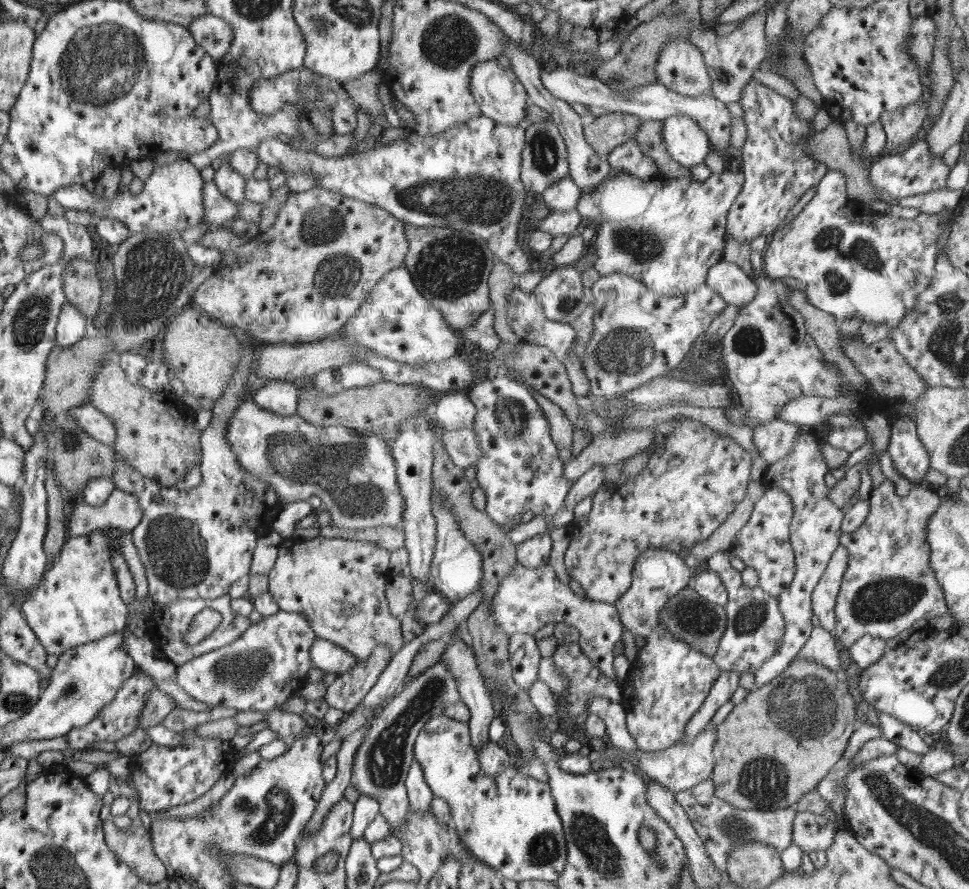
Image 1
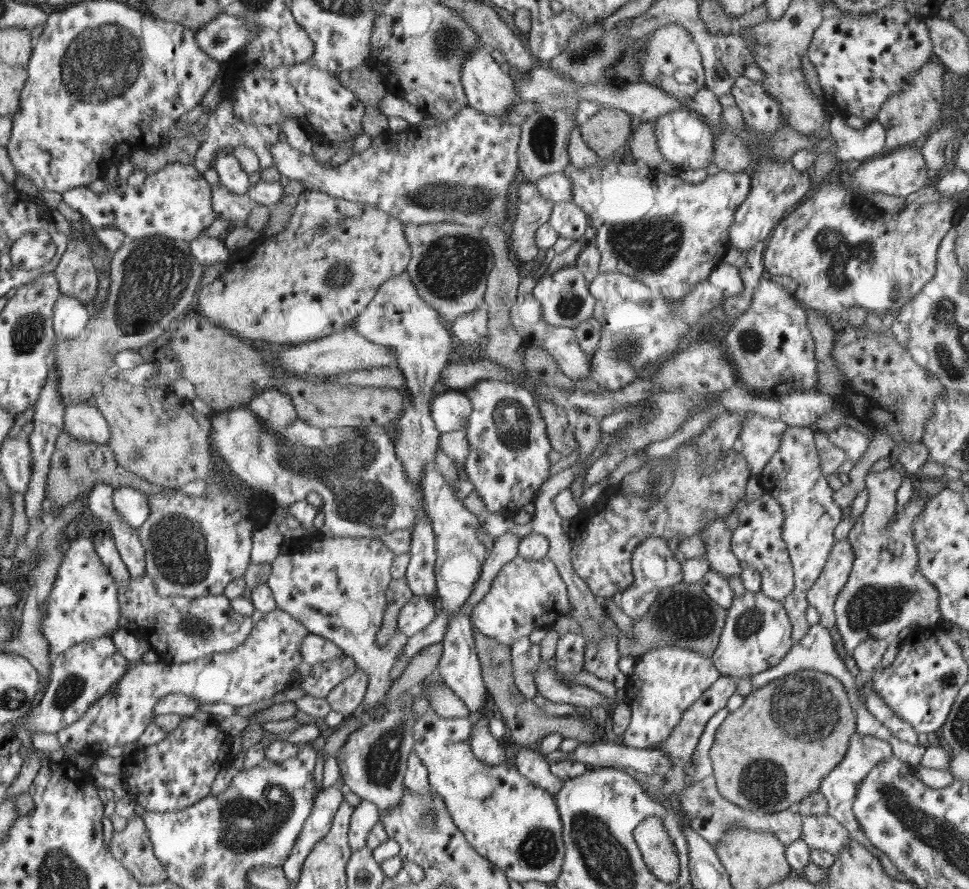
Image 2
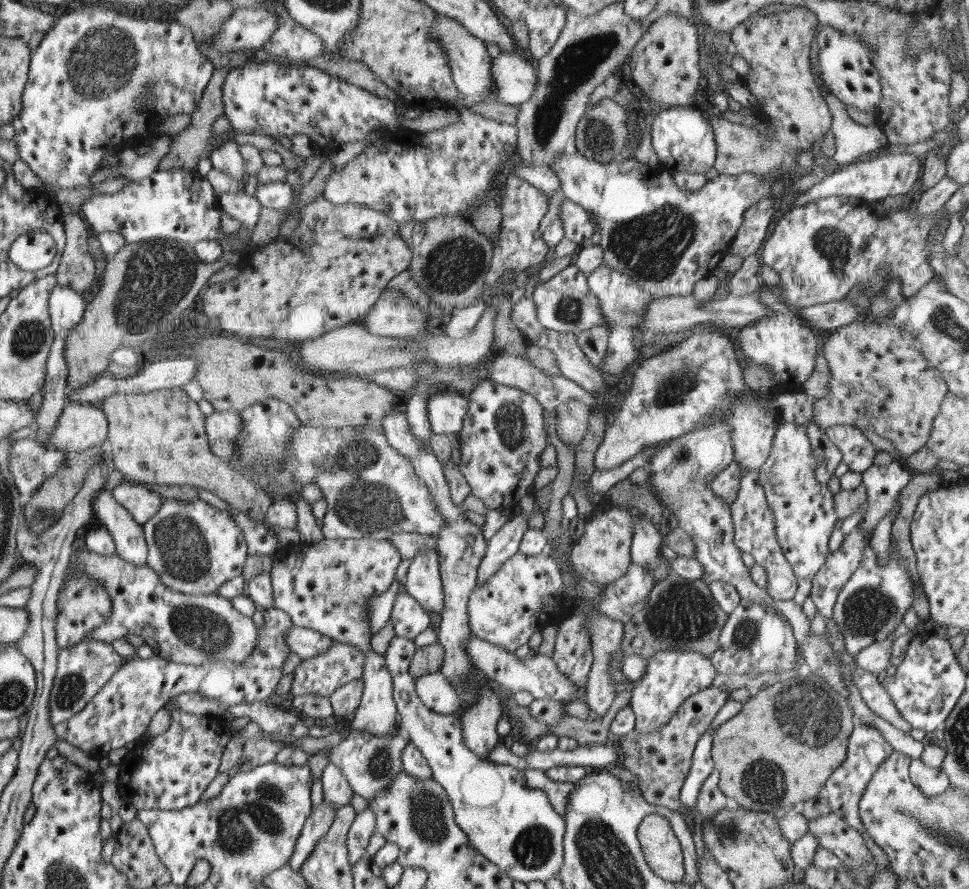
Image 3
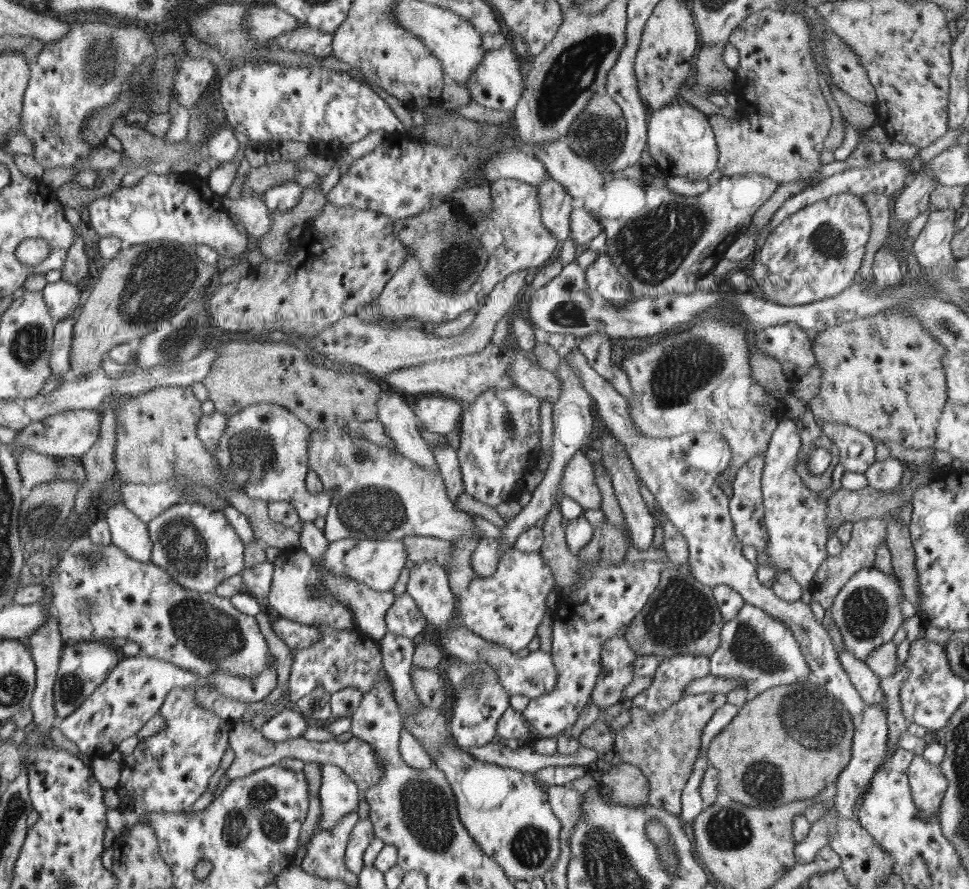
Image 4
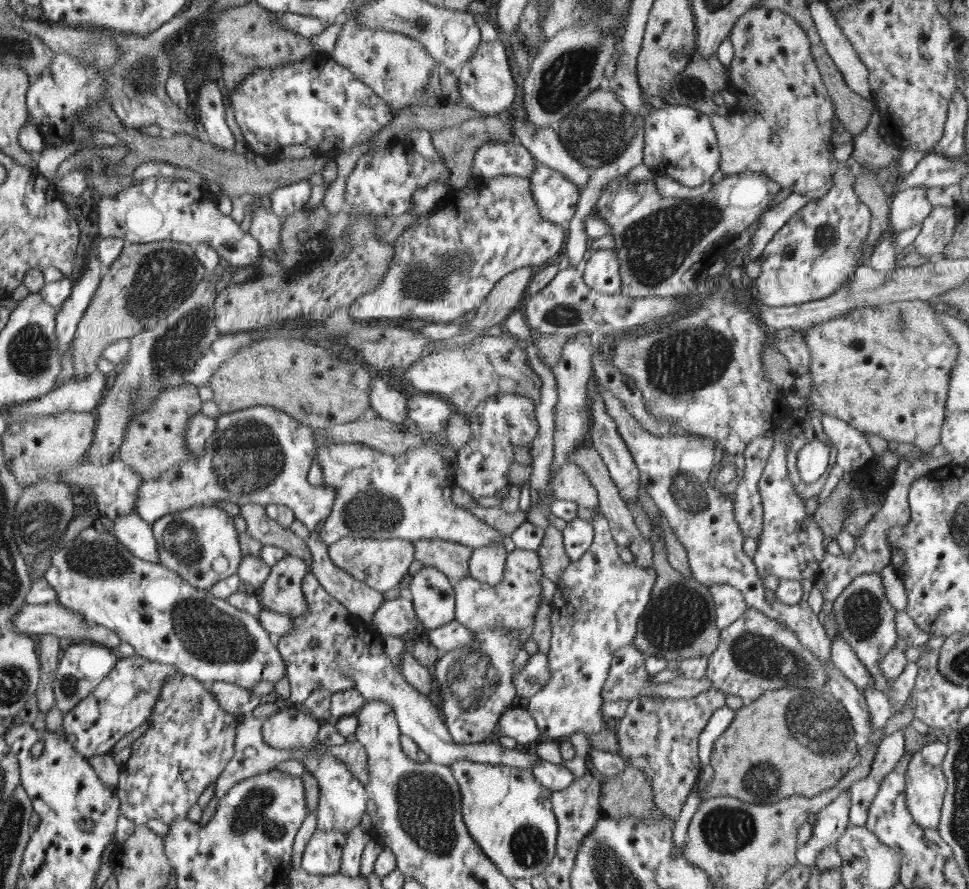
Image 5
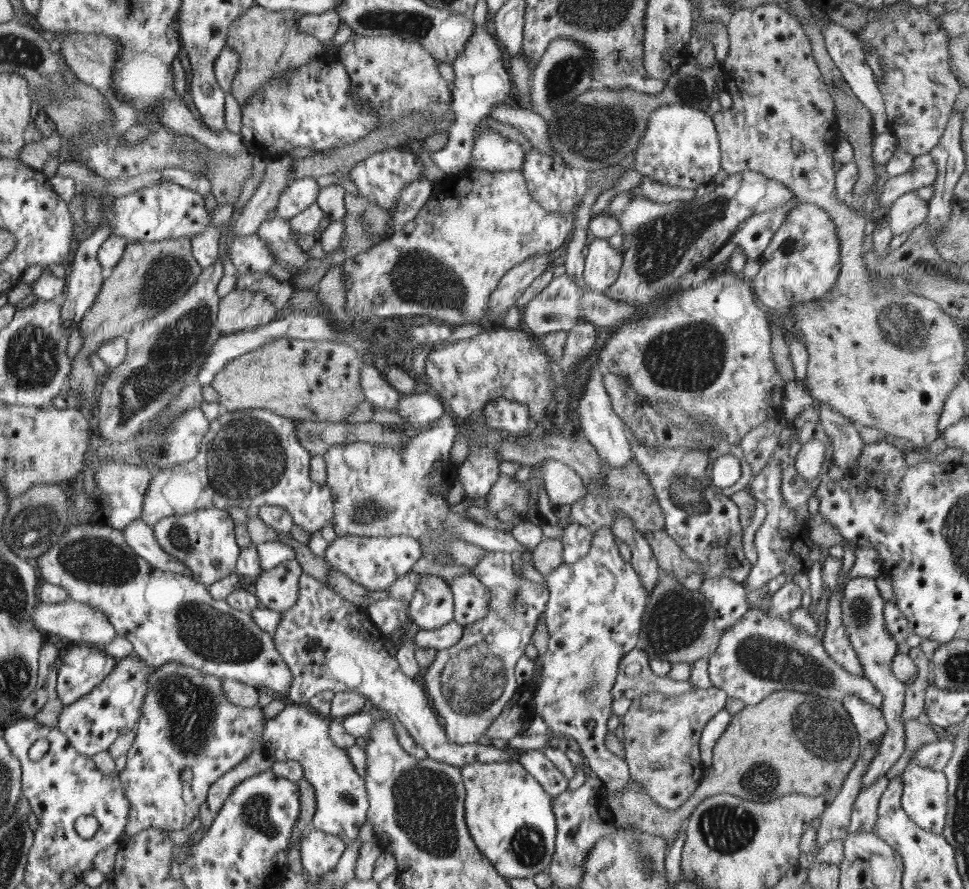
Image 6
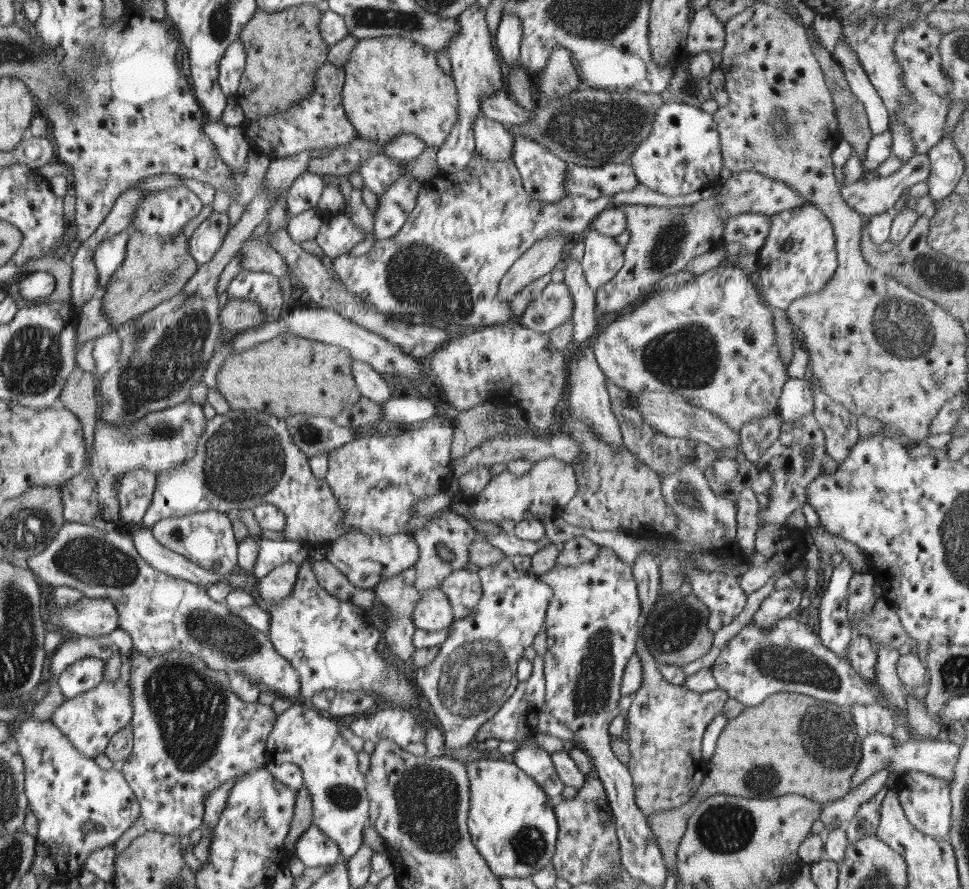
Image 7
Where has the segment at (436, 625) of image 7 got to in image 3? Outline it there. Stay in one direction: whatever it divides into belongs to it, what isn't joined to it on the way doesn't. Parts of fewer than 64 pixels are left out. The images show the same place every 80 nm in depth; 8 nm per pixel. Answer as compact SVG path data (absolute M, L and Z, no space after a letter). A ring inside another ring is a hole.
M432 549L418 551L412 558L404 586L405 592L416 599L428 612L441 616L444 591L437 553Z

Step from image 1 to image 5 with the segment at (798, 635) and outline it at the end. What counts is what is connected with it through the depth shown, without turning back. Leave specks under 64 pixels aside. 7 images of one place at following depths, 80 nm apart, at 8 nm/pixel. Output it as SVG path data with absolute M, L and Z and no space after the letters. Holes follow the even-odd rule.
M784 420L782 426L775 428L774 444L759 480L763 527L753 561L761 579L768 575L799 581L812 579L827 553L824 549L824 535L813 514L807 511L805 498L796 494L789 475L787 456L791 441L790 426L792 420Z

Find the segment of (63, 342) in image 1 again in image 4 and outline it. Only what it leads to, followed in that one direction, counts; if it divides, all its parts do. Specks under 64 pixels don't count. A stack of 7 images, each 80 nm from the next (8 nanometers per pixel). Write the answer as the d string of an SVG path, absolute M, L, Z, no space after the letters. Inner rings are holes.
M66 281L46 284L42 294L55 323L72 316L72 313L76 312L80 302L82 302L80 289Z

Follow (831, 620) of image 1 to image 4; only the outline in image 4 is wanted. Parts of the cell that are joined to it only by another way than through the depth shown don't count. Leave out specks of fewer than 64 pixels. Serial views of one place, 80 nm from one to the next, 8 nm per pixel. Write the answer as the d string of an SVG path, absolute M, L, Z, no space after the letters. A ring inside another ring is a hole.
M870 518L862 519L853 524L851 540L843 546L839 554L827 555L826 560L816 571L814 580L811 582L810 591L813 600L819 602L825 610L833 605L834 597L840 592L840 589L850 580L853 574L866 567L874 567L876 560L875 550L881 544L886 544L886 533L888 532L888 519Z

